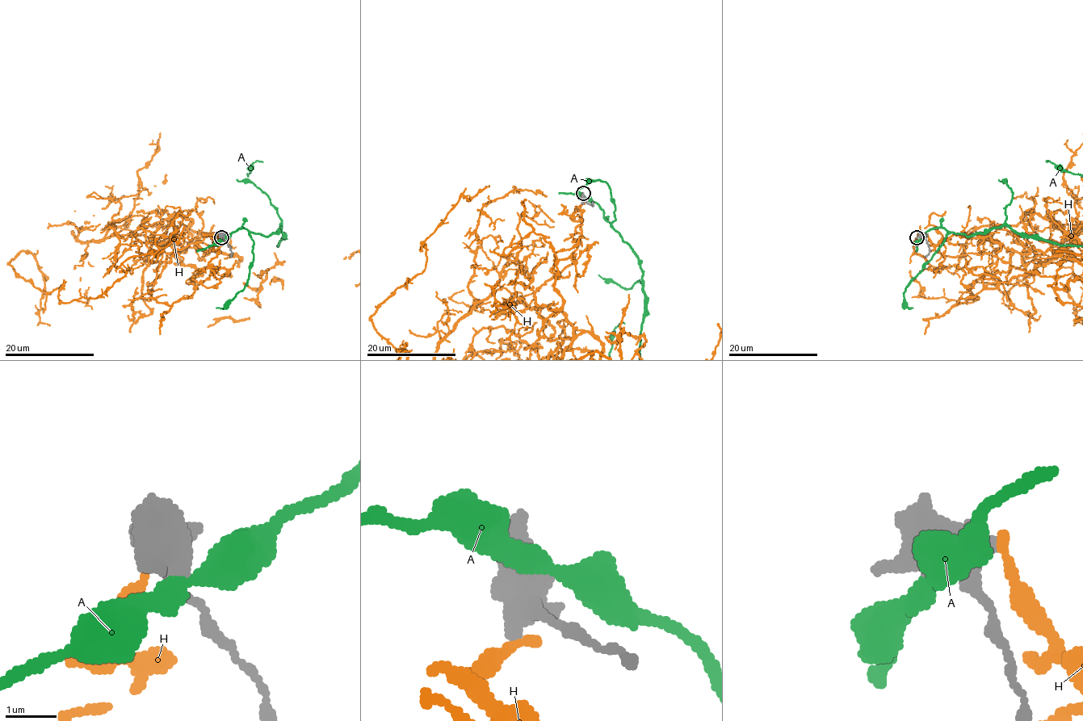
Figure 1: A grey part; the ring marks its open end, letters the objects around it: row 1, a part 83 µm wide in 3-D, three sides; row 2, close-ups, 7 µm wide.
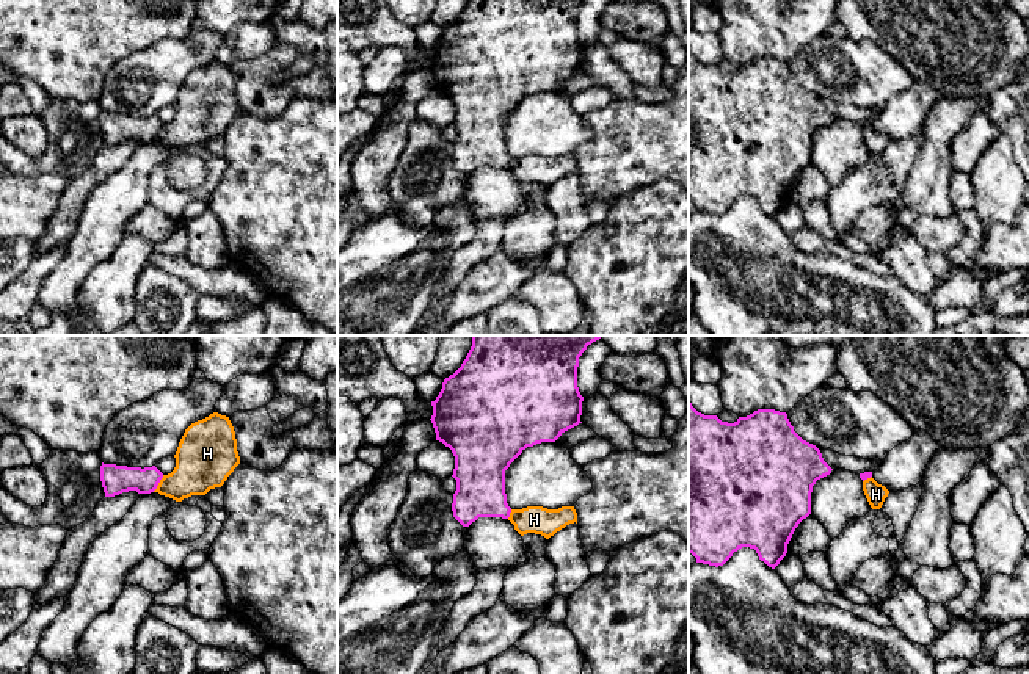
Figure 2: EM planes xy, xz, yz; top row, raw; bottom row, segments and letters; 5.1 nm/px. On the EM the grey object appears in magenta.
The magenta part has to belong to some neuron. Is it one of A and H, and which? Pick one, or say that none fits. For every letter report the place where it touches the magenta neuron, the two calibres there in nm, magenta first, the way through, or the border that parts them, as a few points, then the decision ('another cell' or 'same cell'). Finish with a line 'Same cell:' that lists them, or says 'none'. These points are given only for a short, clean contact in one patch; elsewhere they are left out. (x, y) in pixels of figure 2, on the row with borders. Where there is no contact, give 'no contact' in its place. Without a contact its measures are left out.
A: no contact; another cell
H: meets magenta in xy at (159, 481); 140 nm thick on the magenta side, 280 nm on the other; border along xy (163, 475), (152, 491); another cell
Same cell: none

